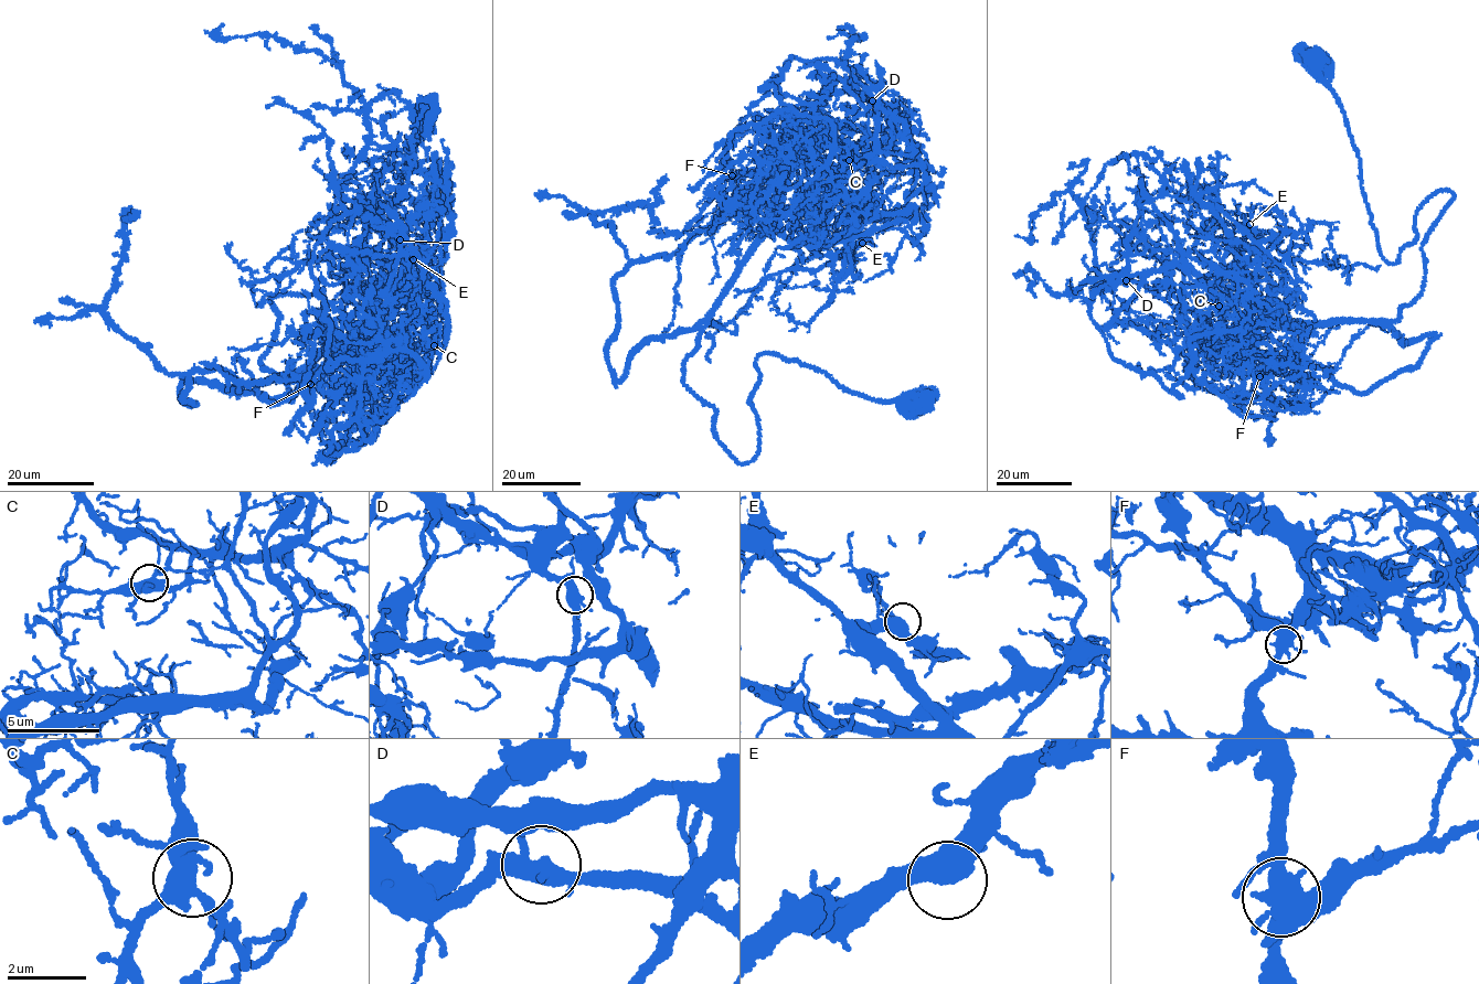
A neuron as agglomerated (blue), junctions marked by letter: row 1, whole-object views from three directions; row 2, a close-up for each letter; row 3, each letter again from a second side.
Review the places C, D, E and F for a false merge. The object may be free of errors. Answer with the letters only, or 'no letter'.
F

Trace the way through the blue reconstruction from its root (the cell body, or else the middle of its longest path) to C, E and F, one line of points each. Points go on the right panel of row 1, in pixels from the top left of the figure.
C: (1311, 56), (1380, 255), (1417, 235), (1426, 199), (1454, 196), (1423, 244), (1422, 295), (1393, 321), (1219, 306)
E: (1311, 56), (1380, 255), (1454, 196), (1422, 295), (1393, 321), (1270, 316), (1284, 270), (1249, 224)
F: (1311, 56), (1380, 255), (1417, 235), (1426, 199), (1454, 196), (1398, 319), (1253, 328), (1243, 360), (1259, 375)

